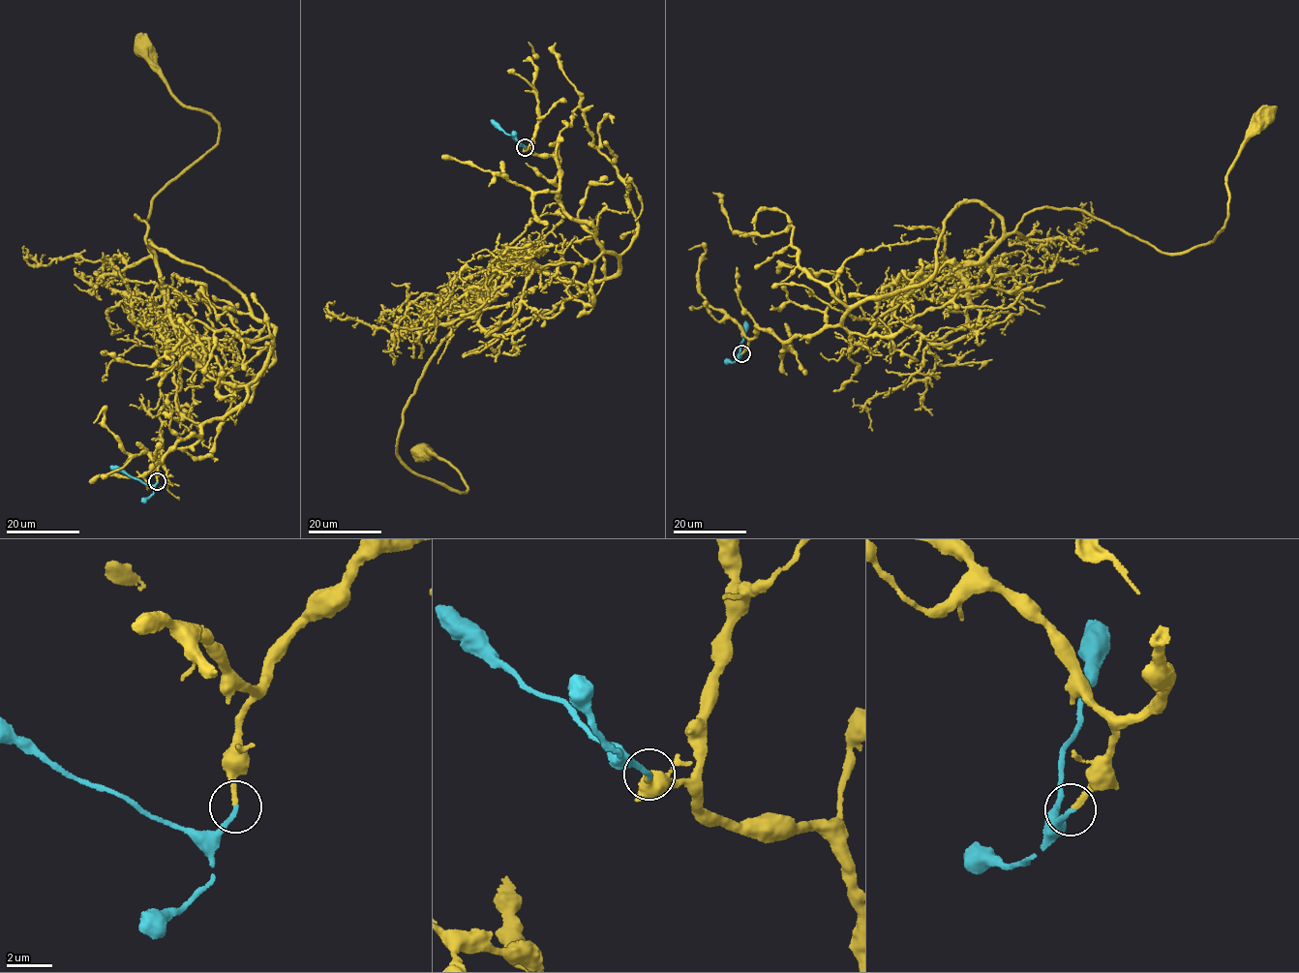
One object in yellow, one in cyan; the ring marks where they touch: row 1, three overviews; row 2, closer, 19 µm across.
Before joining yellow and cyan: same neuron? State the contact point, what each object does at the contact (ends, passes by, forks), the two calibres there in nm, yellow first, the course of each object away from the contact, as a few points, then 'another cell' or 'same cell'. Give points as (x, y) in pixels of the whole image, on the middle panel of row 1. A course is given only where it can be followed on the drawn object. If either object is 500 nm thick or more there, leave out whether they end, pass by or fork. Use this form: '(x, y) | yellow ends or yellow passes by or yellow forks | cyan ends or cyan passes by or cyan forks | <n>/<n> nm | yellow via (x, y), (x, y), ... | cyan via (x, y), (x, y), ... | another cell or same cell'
(525, 147) | yellow ends | cyan ends | 240/200 nm | yellow via (526, 147), (619, 271), (573, 296), (506, 258), (400, 429), (404, 466), (468, 490), (421, 451) | cyan via (526, 147), (495, 126), (492, 119) | same cell

